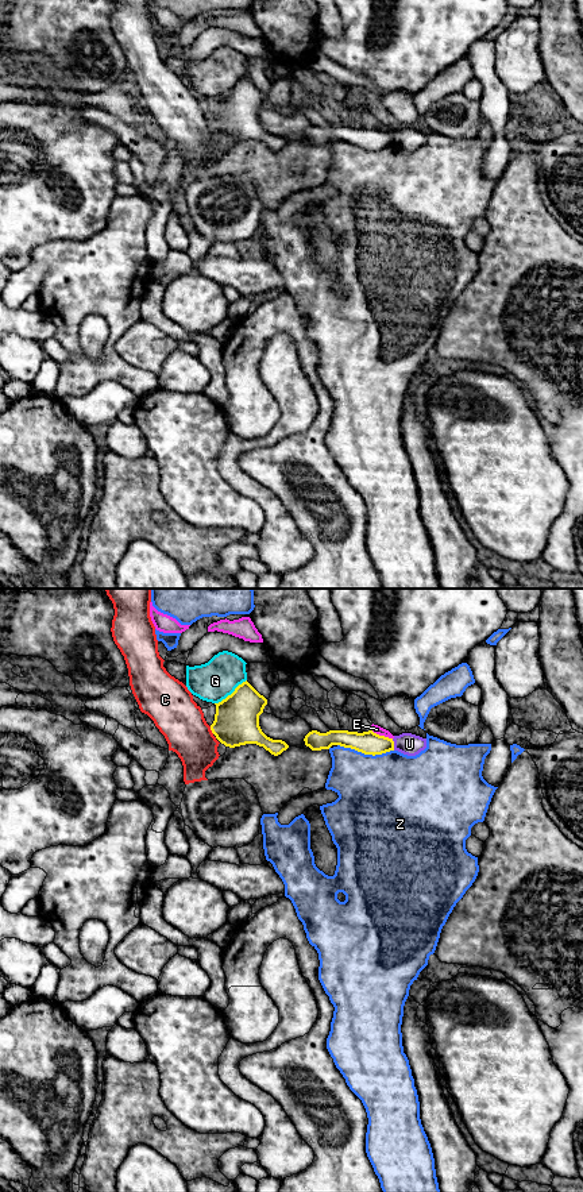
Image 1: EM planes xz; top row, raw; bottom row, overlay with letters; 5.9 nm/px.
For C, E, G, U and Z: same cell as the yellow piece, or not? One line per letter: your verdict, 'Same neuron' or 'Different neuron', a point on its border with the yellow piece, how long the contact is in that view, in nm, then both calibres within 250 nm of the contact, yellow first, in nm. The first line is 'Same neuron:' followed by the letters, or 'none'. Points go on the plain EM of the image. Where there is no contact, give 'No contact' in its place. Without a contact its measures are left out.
Same neuron: none
C: Different neuron. Touches yellow at xz (211, 124). Shared border 50 nm. Thickness 280 nm (yellow) against 280 nm
E: Different neuron. Touches yellow at xz (382, 131). Shared border 140 nm. Thickness 140 nm (yellow) against 50 nm
G: Different neuron. Touches yellow at xz (231, 89). Shared border 240 nm. Thickness 280 nm (yellow) against 240 nm
U: Different neuron. Touches yellow at xz (393, 139). Shared border 70 nm. Thickness 140 nm (yellow) against 130 nm
Z: Different neuron. Touches yellow at xz (366, 149). Shared border 340 nm. Thickness 140 nm (yellow) against 460 nm

